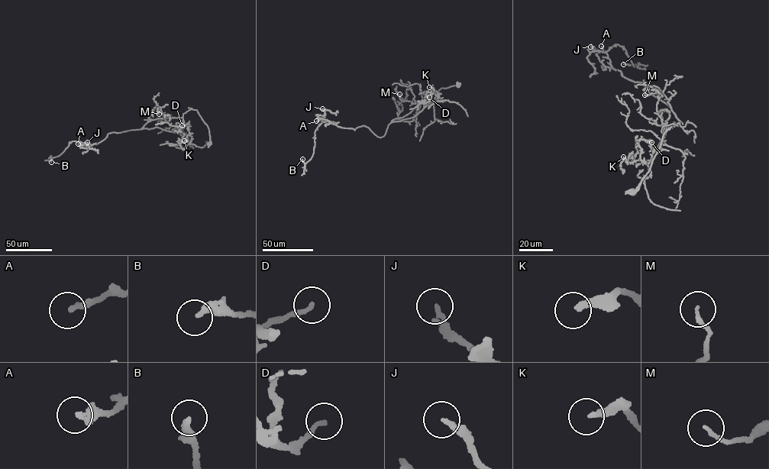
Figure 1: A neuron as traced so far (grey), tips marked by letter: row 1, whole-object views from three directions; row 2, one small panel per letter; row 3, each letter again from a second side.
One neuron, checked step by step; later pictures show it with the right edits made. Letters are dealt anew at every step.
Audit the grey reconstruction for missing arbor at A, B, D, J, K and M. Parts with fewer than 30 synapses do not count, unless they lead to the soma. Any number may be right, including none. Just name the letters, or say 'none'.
none

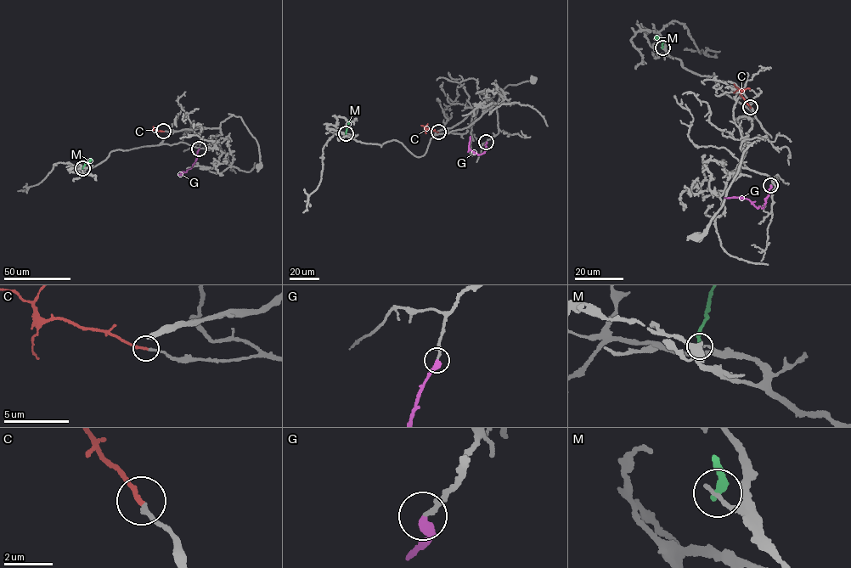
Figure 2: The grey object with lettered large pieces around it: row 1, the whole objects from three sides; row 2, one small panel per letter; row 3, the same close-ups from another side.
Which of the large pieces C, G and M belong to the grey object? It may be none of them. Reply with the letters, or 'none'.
C, G

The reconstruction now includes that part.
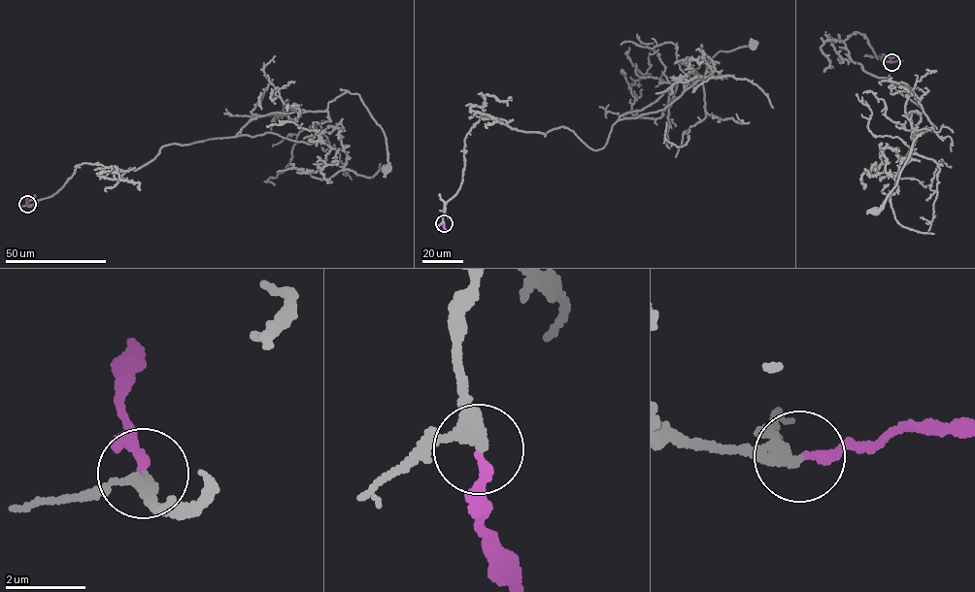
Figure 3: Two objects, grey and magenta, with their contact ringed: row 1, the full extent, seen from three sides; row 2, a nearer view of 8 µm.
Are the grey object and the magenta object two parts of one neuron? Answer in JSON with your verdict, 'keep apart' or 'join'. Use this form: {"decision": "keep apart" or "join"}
{"decision": "join"}

